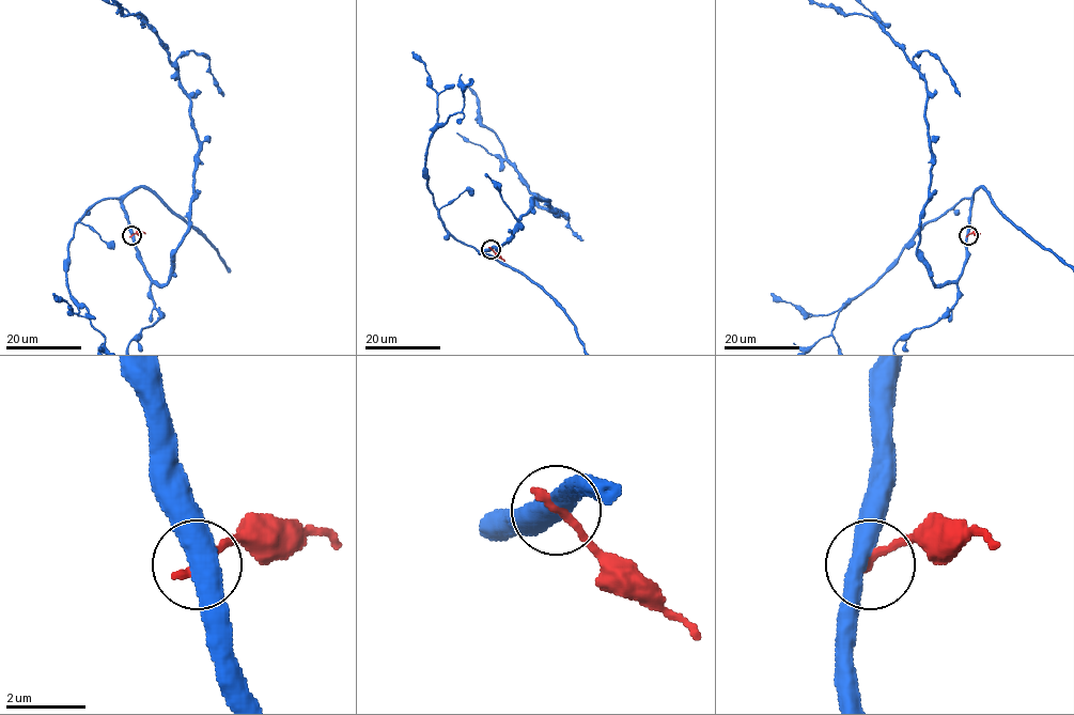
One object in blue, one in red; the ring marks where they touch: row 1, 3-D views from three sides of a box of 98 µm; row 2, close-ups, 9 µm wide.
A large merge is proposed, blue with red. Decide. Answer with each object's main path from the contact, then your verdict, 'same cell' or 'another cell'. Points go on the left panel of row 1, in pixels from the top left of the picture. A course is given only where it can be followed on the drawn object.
blue via (131, 235), (145, 273), (164, 284), (193, 198), (199, 138), (189, 95), (142, 15), (125, 15) | red via (131, 235), (145, 233) | another cell

